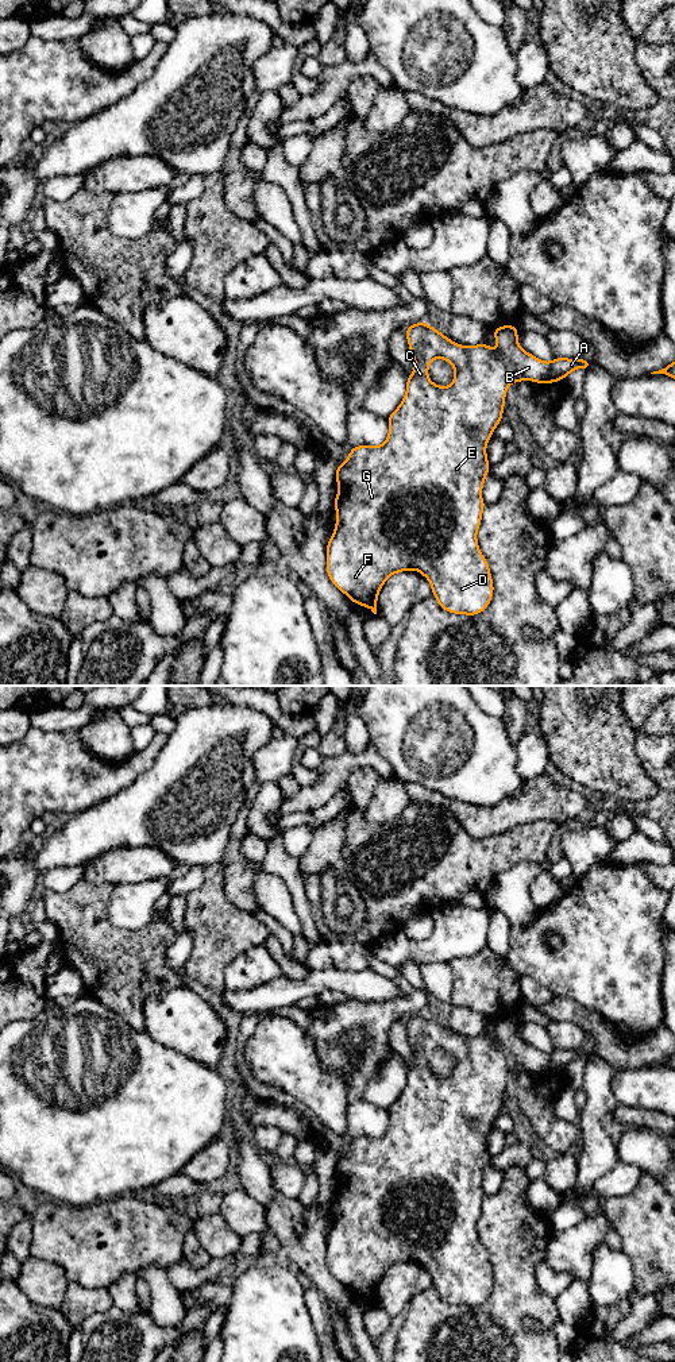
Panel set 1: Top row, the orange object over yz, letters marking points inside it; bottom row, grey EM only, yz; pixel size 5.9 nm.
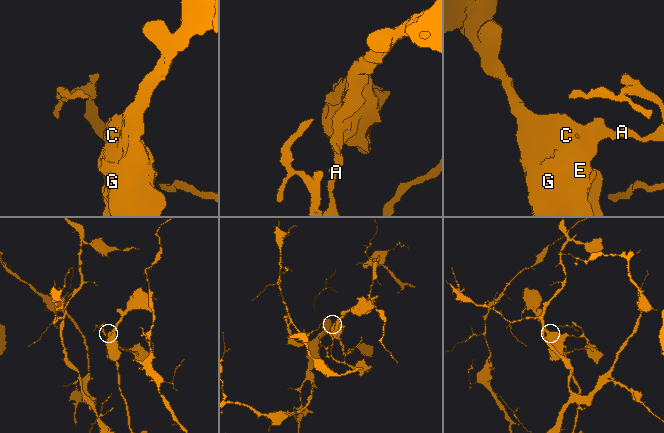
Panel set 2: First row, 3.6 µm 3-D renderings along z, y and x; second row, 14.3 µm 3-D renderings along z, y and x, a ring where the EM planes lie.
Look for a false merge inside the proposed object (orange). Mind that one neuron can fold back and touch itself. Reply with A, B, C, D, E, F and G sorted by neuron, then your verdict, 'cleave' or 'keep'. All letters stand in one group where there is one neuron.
A / B C D E F G | cleave

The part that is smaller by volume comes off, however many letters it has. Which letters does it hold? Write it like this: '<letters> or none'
A

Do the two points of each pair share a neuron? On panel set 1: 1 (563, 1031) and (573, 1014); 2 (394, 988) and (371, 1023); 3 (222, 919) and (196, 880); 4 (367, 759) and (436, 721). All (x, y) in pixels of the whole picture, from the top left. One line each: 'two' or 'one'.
1: two
2: two
3: two
4: two

